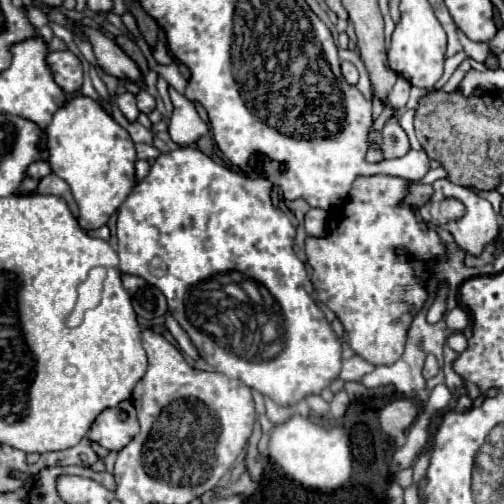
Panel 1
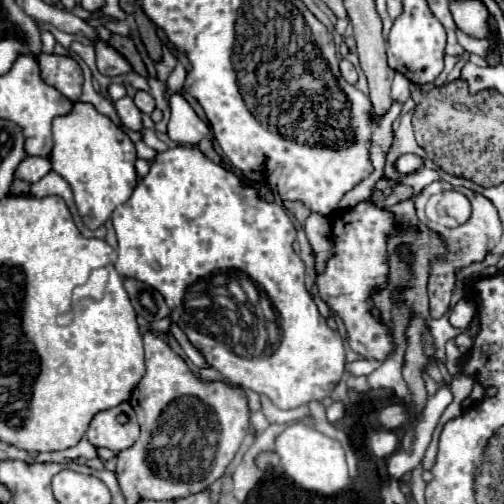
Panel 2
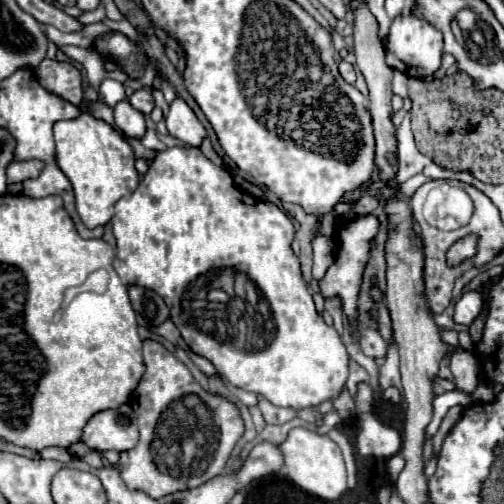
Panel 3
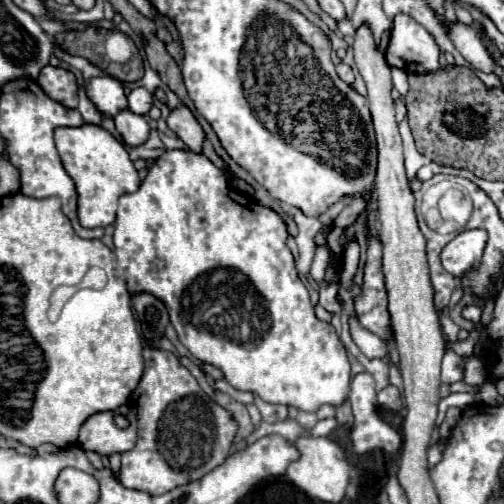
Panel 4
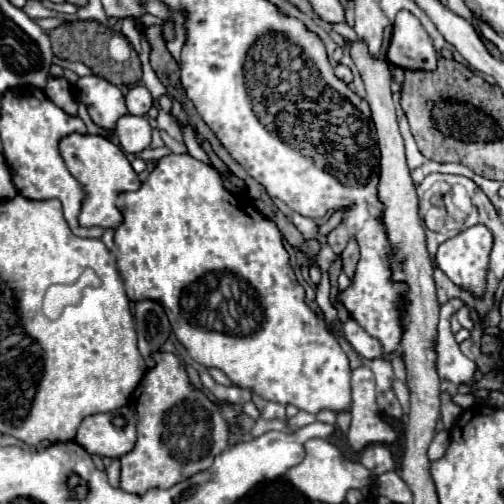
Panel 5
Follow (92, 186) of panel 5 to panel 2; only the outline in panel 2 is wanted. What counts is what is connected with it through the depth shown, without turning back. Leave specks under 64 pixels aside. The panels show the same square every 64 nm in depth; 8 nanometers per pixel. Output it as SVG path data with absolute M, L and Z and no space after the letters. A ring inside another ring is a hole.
M76 102L70 114L58 116L52 124L52 132L52 170L56 170L72 186L82 222L90 230L96 230L112 216L118 204L124 204L128 200L128 196L138 184L138 174L134 168L134 142L110 118L98 114L94 106L84 102Z

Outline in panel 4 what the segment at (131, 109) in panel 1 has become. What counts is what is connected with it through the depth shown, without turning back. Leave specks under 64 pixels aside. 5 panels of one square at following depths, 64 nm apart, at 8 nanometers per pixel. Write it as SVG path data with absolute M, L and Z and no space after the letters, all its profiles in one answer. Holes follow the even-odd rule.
M122 110L120 114L116 114L114 122L116 122L118 134L122 136L124 146L134 148L134 146L142 146L148 140L150 128L148 128L148 122L144 120L144 116L132 114L130 110Z

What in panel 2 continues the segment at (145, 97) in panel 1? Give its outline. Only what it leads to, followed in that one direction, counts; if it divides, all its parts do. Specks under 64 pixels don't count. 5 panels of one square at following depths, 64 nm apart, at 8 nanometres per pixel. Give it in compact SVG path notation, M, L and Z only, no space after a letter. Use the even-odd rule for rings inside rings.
M142 90L136 92L136 96L134 96L134 104L136 104L138 110L144 112L144 114L150 114L150 112L154 110L154 98L152 98L148 92L142 92Z

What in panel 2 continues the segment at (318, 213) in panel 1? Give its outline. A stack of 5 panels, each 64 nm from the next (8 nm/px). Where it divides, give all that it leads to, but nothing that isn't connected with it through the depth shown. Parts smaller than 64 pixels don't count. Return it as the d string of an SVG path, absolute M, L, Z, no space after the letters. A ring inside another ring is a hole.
M310 214L310 218L304 224L304 230L316 256L316 274L320 274L326 268L328 258L332 256L332 238L330 238L328 218L322 214Z

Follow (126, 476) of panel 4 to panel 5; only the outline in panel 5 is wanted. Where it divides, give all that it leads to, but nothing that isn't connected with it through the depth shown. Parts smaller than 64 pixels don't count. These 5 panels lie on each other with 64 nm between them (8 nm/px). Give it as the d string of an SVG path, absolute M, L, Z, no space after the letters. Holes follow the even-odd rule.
M156 352L154 360L156 368L148 370L132 398L138 416L138 442L132 452L120 458L120 488L138 496L154 486L172 488L206 470L228 448L228 424L220 408L190 384L180 360L170 352Z

